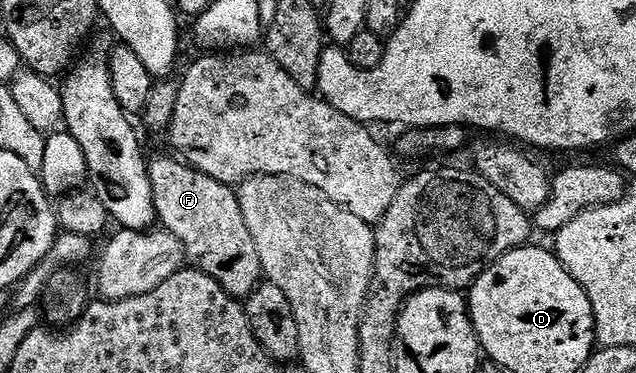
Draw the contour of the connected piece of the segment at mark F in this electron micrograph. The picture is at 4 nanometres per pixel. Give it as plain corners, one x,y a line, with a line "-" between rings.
151,158
151,187
155,212
162,229
181,240
185,258
194,269
205,272
234,298
246,300
264,281
261,256
245,216
241,212
238,193
228,183
213,180
200,170
175,158

